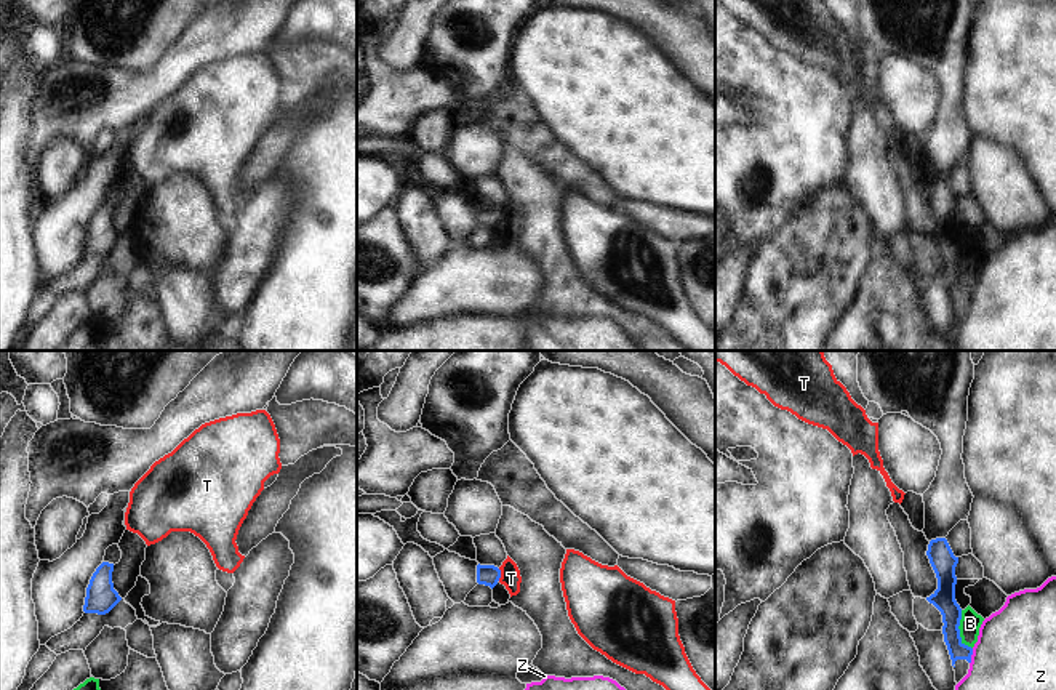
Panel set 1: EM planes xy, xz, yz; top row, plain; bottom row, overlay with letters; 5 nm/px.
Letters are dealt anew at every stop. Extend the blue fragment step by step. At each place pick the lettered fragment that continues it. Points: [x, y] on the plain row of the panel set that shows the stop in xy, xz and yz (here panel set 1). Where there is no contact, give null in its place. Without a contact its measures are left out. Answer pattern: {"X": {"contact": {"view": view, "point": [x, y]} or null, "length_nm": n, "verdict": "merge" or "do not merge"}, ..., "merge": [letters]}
{"B": {"contact": {"view": "yz", "point": [959, 272]}, "length_nm": 200, "verdict": "do not merge"}, "T": {"contact": {"view": "xz", "point": [500, 216]}, "length_nm": 60, "verdict": "do not merge"}, "Z": {"contact": {"view": "yz", "point": [970, 298]}, "length_nm": 80, "verdict": "do not merge"}, "merge": []}

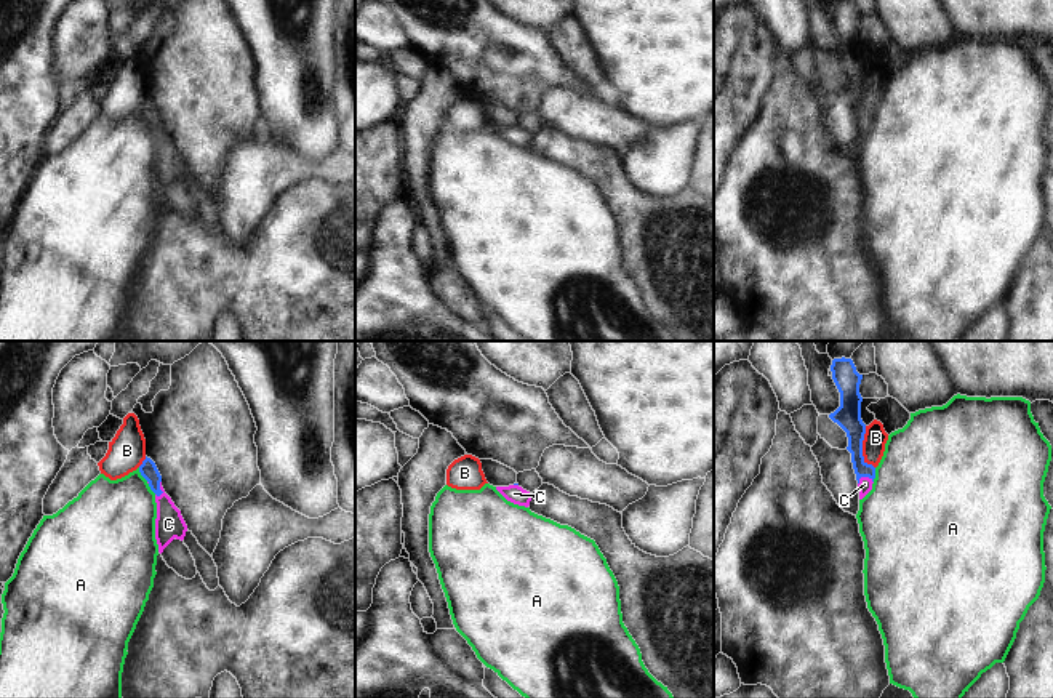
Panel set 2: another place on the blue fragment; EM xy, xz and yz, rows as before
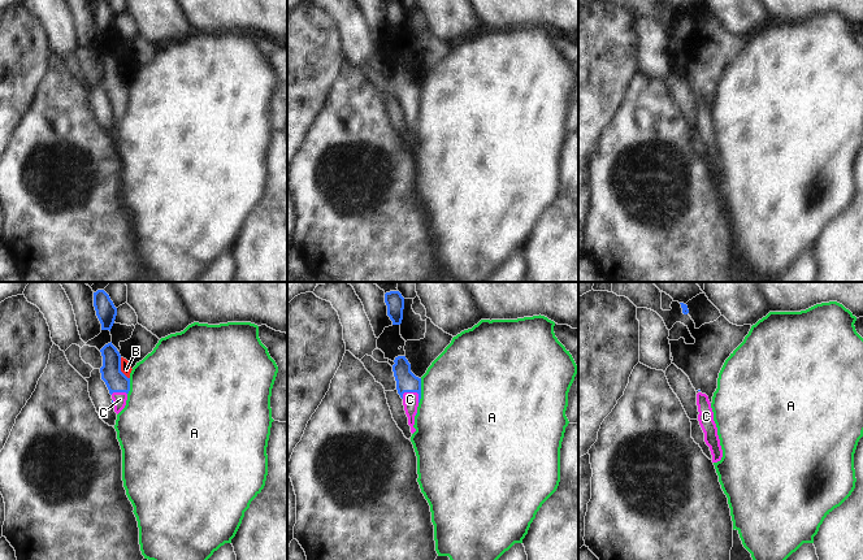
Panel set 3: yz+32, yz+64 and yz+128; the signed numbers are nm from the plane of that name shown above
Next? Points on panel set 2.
{"A": {"contact": {"view": "xy", "point": [141, 116]}, "length_nm": 90, "verdict": "do not merge"}, "B": {"contact": {"view": "yz", "point": [861, 90]}, "length_nm": 220, "verdict": "do not merge"}, "C": {"contact": {"view": "yz", "point": [866, 117]}, "length_nm": 80, "verdict": "merge"}, "merge": ["C"]}

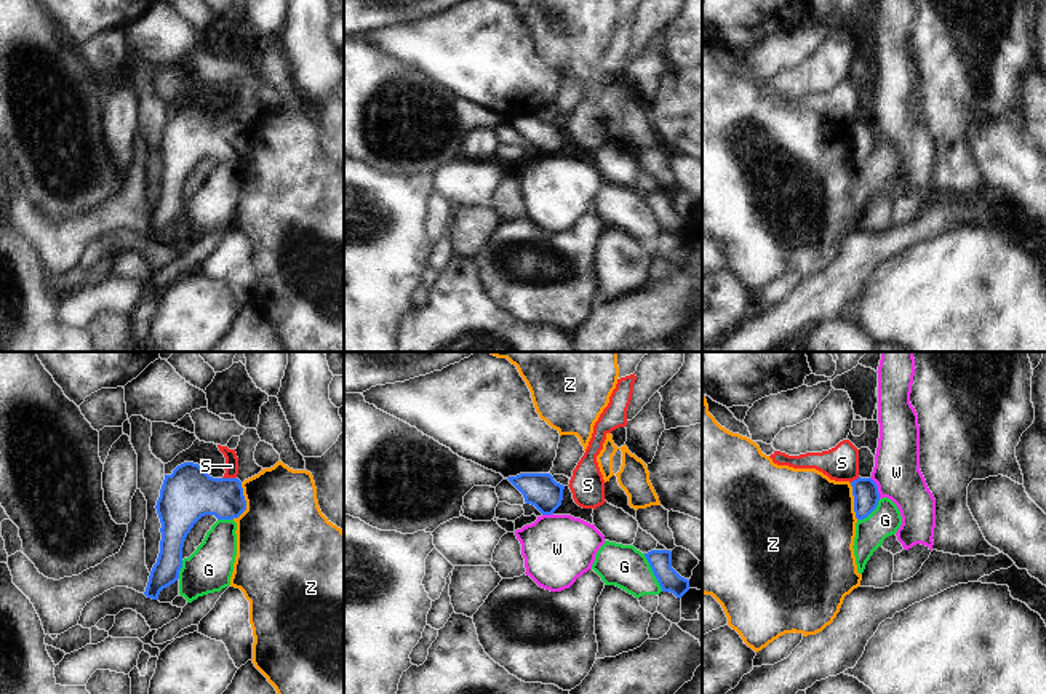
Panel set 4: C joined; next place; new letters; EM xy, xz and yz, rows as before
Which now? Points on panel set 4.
{"G": {"contact": {"view": "xz", "point": [653, 213]}, "length_nm": 220, "verdict": "do not merge"}, "S": {"contact": {"view": "xy", "point": [229, 120]}, "length_nm": 70, "verdict": "do not merge"}, "W": {"contact": {"view": "yz", "point": [877, 130]}, "length_nm": 120, "verdict": "do not merge"}, "Z": {"contact": {"view": "xy", "point": [245, 144]}, "length_nm": 190, "verdict": "do not merge"}, "merge": []}

